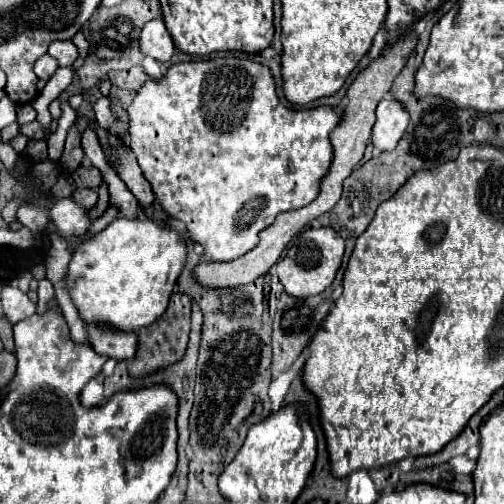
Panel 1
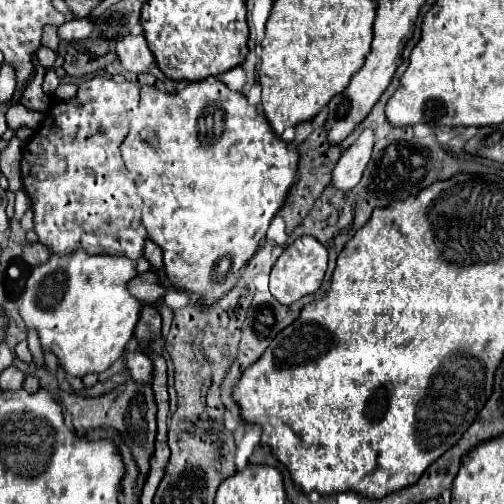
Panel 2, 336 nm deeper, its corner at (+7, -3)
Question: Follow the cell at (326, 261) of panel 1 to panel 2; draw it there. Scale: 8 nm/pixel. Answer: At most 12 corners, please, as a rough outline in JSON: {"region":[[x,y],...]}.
{"region":[[314,236],[276,260],[270,292],[292,304],[320,288],[328,264]]}

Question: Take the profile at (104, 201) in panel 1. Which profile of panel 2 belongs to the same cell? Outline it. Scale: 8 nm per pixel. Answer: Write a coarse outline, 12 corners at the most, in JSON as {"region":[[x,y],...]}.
{"region":[[26,244],[22,258],[34,268],[50,258],[44,244]]}

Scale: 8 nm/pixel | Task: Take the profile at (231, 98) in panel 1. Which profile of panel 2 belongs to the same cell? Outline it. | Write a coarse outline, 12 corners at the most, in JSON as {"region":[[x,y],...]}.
{"region":[[220,78],[121,144],[170,284],[238,284],[298,152]]}

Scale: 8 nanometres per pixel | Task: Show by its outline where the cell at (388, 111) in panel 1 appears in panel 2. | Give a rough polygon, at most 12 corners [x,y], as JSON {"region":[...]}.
{"region":[[364,130],[332,170],[332,186],[354,188],[370,160],[374,132]]}

